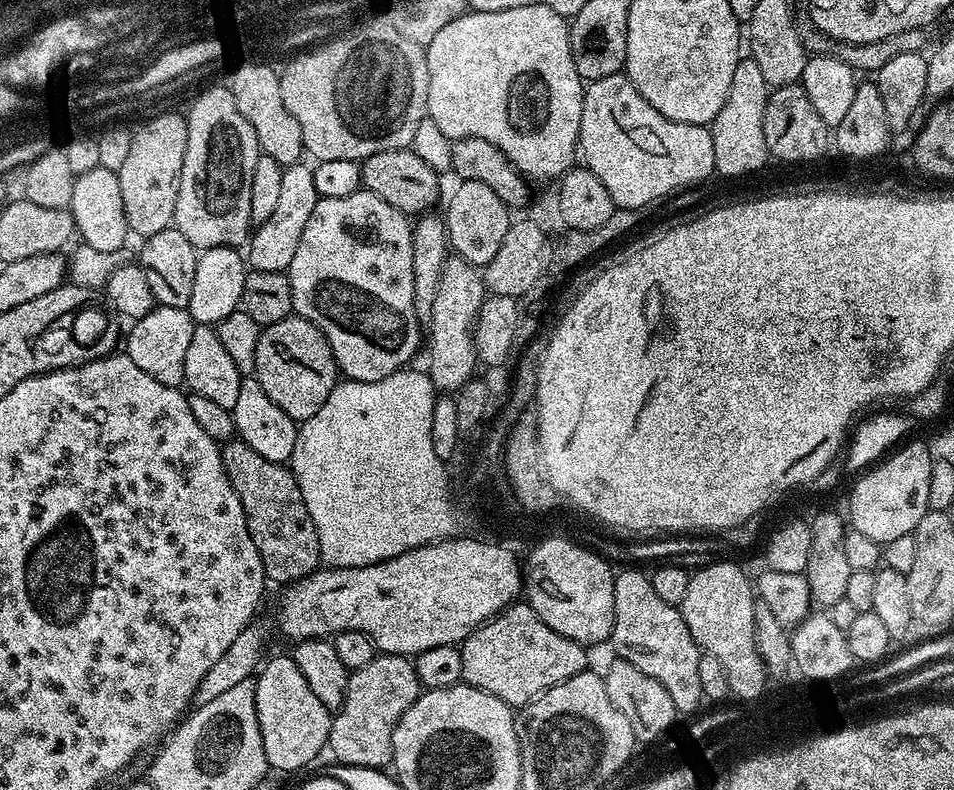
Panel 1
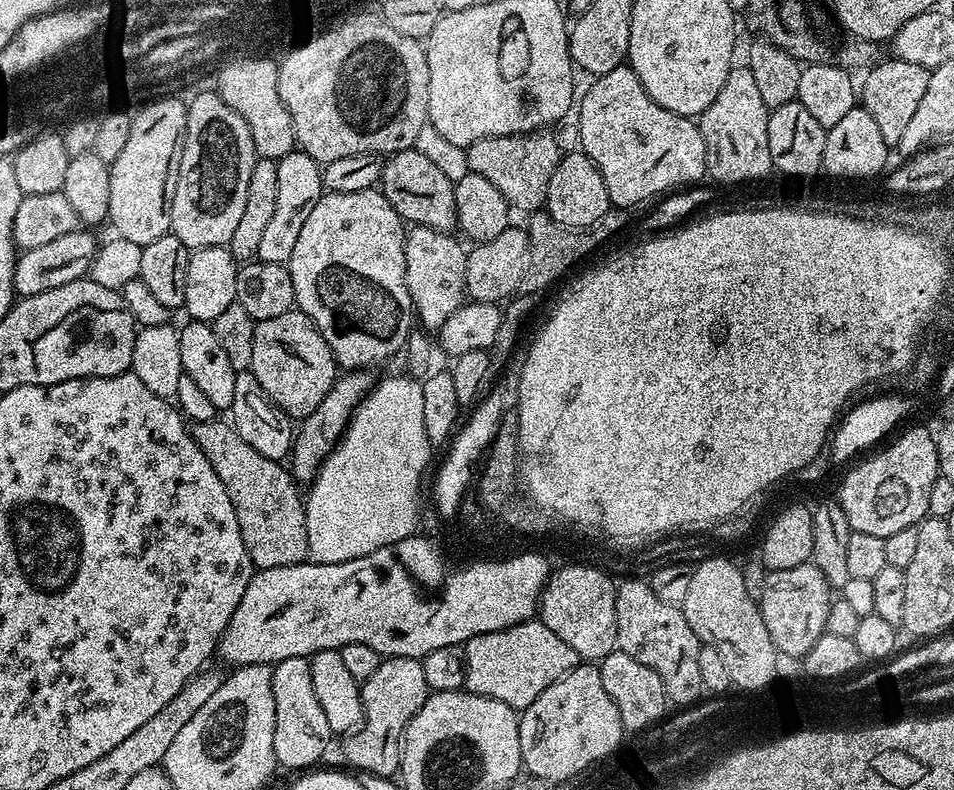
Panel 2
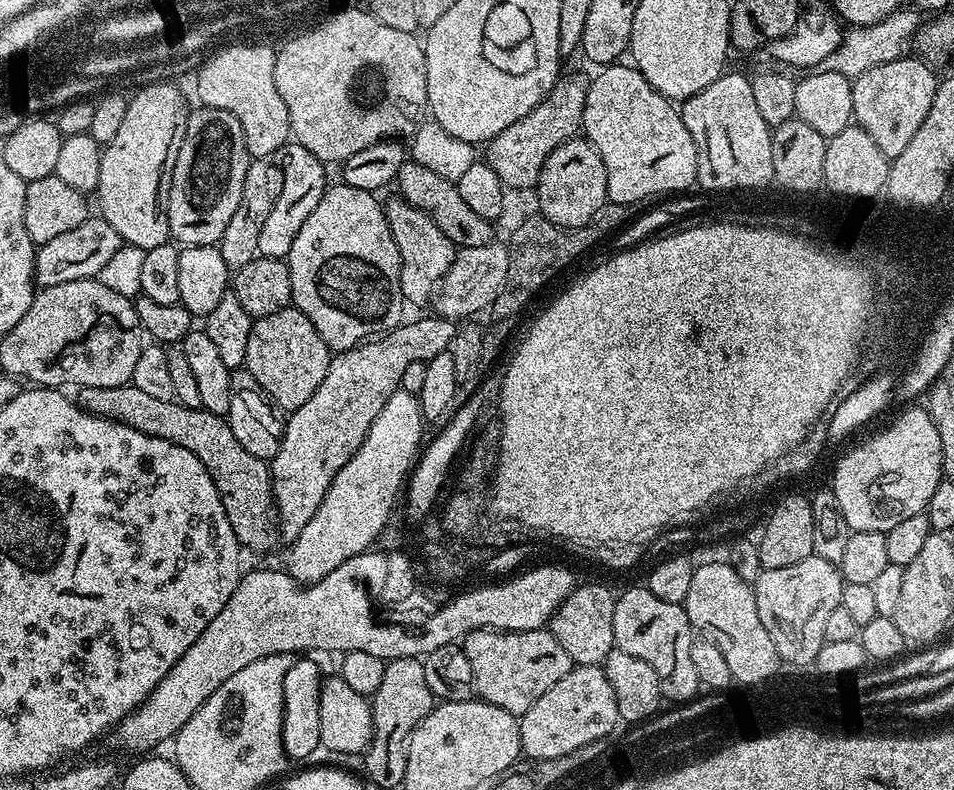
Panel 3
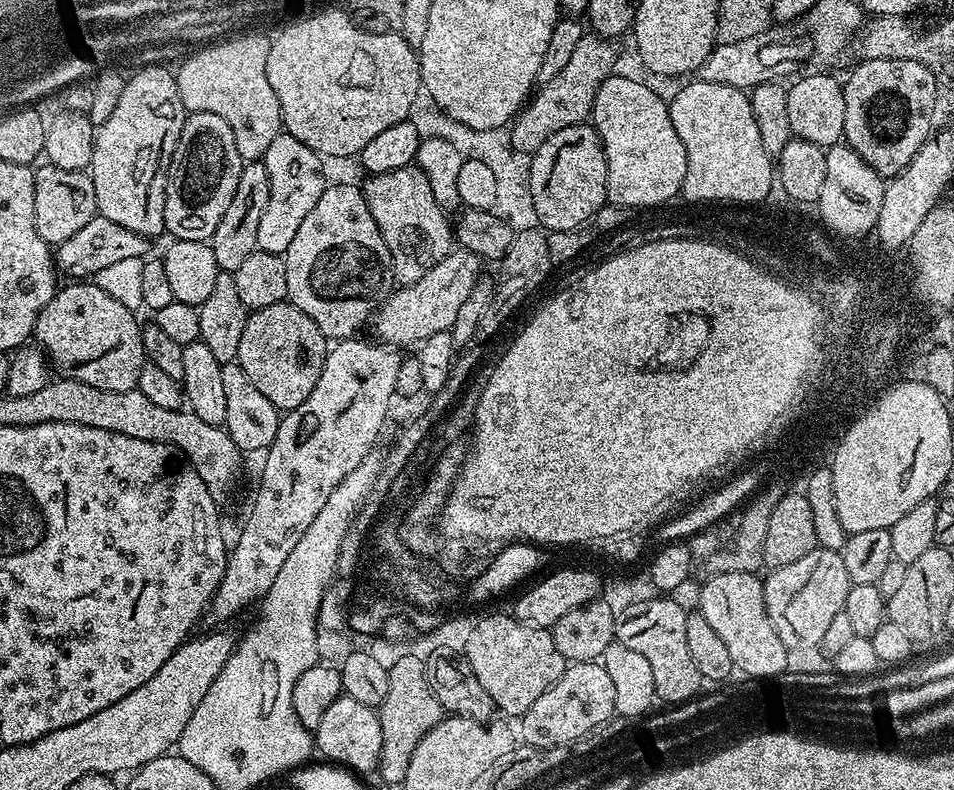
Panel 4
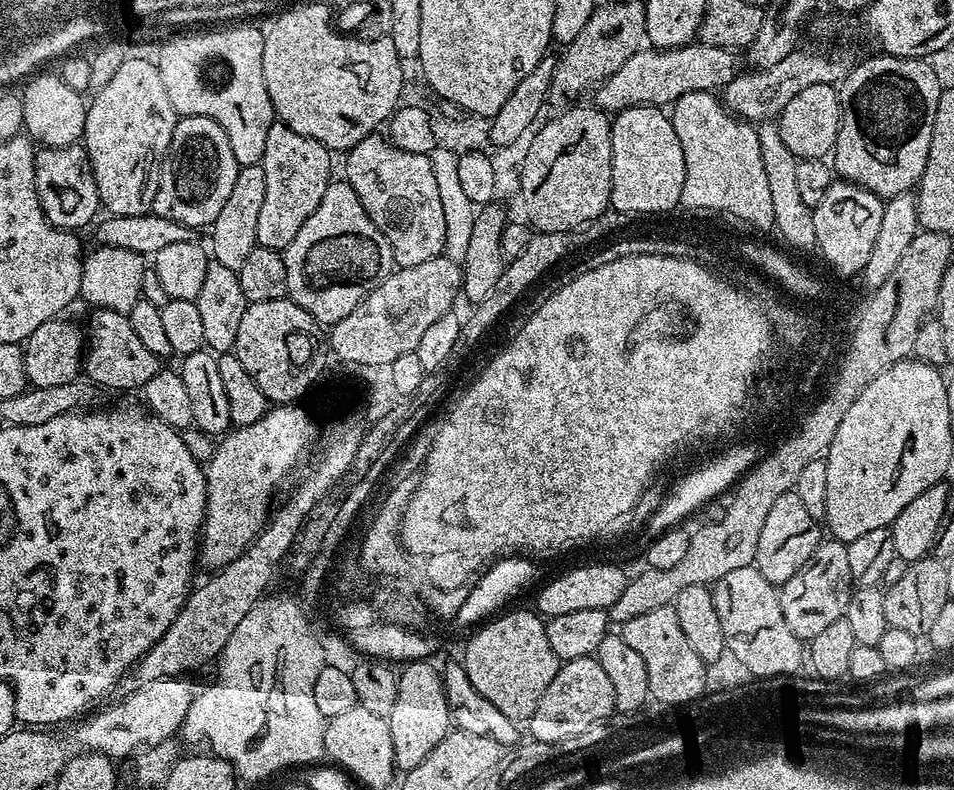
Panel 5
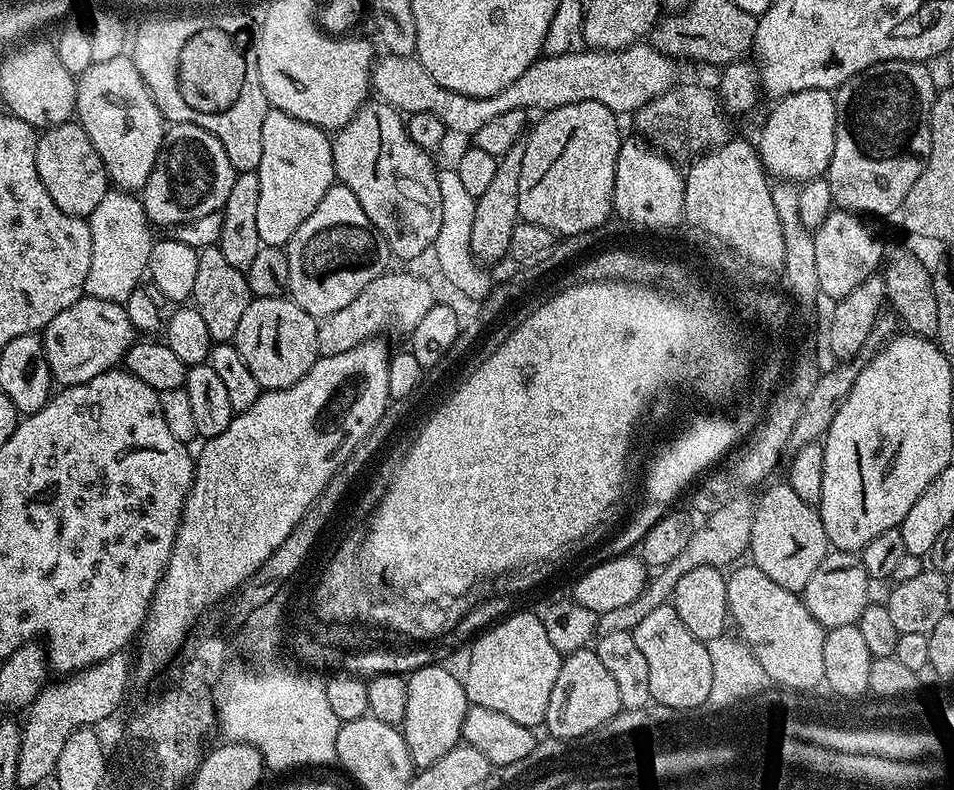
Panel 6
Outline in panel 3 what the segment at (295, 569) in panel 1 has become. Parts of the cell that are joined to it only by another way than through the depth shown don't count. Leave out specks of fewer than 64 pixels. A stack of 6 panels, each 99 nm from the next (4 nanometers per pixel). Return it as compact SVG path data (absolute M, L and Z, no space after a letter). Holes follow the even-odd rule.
M130 382L109 388L81 388L78 403L90 416L101 416L104 420L116 420L142 434L174 442L182 450L190 450L206 466L206 474L214 482L222 498L222 510L230 518L230 530L245 549L252 552L268 552L278 540L278 524L274 519L272 498L272 470L269 461L258 458L234 438L227 419L210 414L204 408L182 406L177 400L163 400L145 394Z

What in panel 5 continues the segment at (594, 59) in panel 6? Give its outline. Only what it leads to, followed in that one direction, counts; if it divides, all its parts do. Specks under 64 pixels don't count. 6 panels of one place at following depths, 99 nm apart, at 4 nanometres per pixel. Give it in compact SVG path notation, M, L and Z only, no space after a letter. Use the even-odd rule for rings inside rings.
M703 42L684 44L680 48L641 47L639 52L626 58L626 62L622 62L622 66L618 66L618 70L614 70L614 74L595 89L595 107L615 114L643 104L671 106L678 98L682 98L682 94L722 90L738 74L736 56L733 49Z

